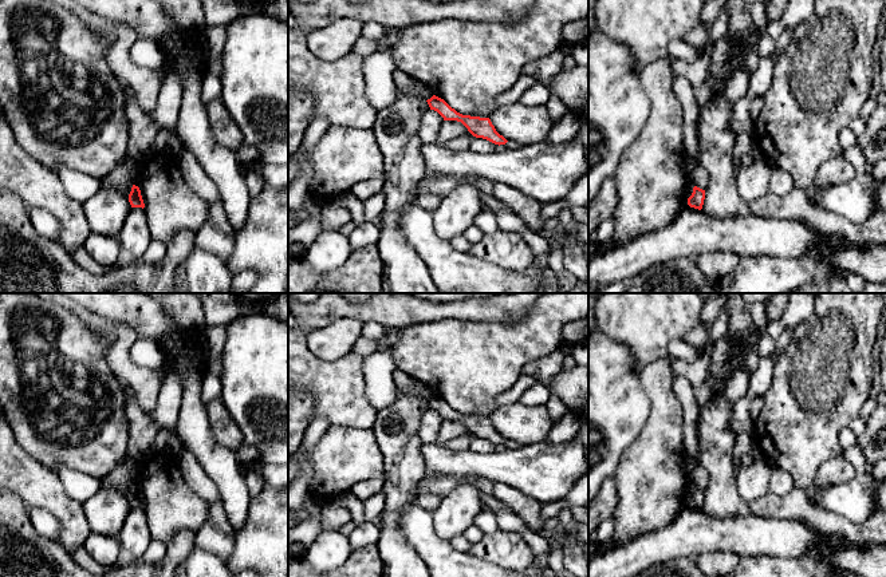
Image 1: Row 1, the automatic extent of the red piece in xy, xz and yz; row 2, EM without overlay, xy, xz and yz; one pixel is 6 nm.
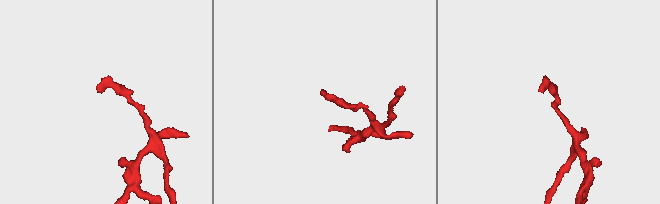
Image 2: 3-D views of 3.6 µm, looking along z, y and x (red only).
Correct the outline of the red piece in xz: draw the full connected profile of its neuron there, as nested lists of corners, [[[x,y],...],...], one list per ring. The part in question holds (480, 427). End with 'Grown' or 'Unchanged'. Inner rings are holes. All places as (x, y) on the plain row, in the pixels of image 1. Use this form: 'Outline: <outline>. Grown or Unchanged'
Outline: [[[433,395],[426,402],[430,410],[437,411],[444,418],[444,420],[461,422],[476,438],[487,439],[499,446],[508,442],[503,435],[496,431],[489,418],[462,415],[452,408],[444,399],[436,395]]]. Unchanged

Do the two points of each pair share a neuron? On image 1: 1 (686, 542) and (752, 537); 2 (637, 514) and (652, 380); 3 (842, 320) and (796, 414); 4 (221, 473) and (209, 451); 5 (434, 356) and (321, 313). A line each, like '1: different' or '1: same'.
1: same
2: same
3: same
4: same
5: different

